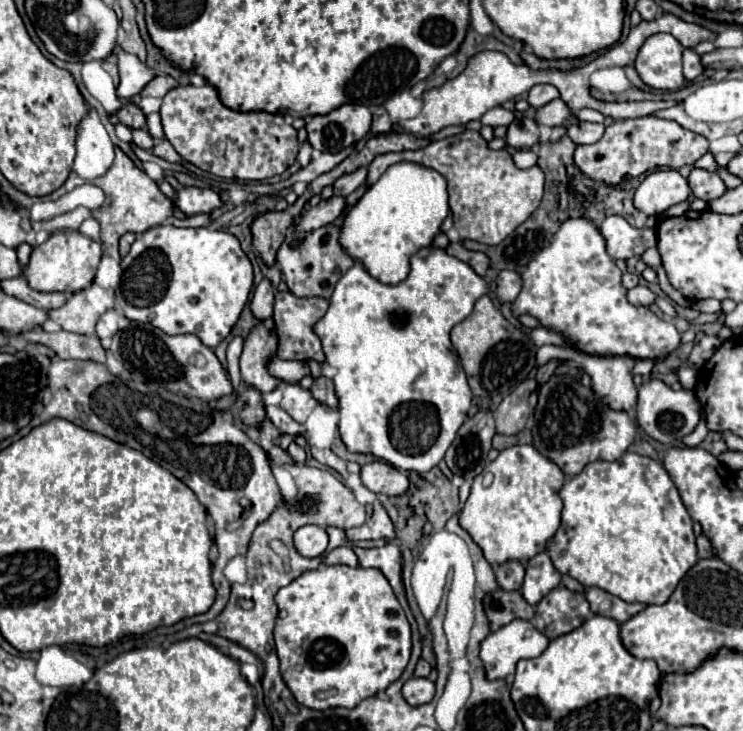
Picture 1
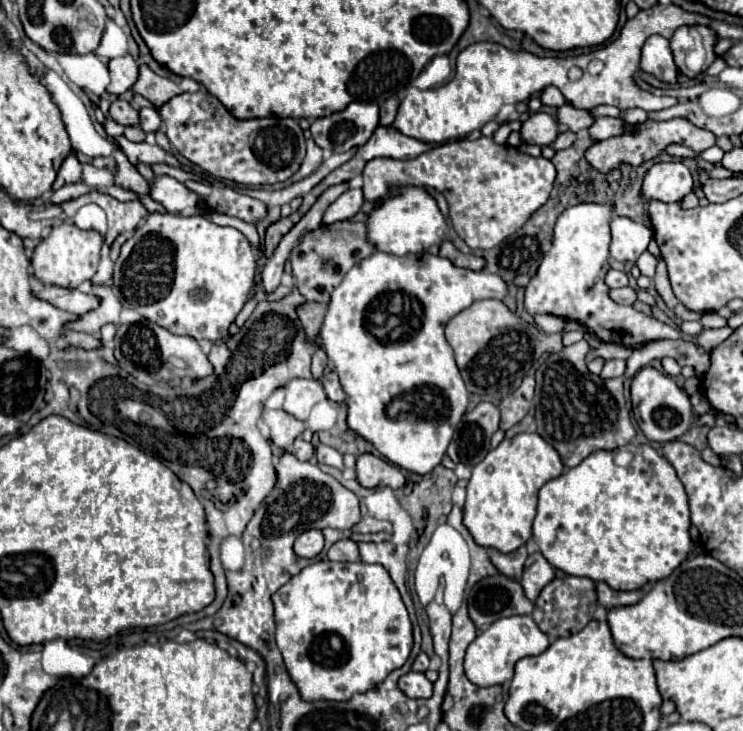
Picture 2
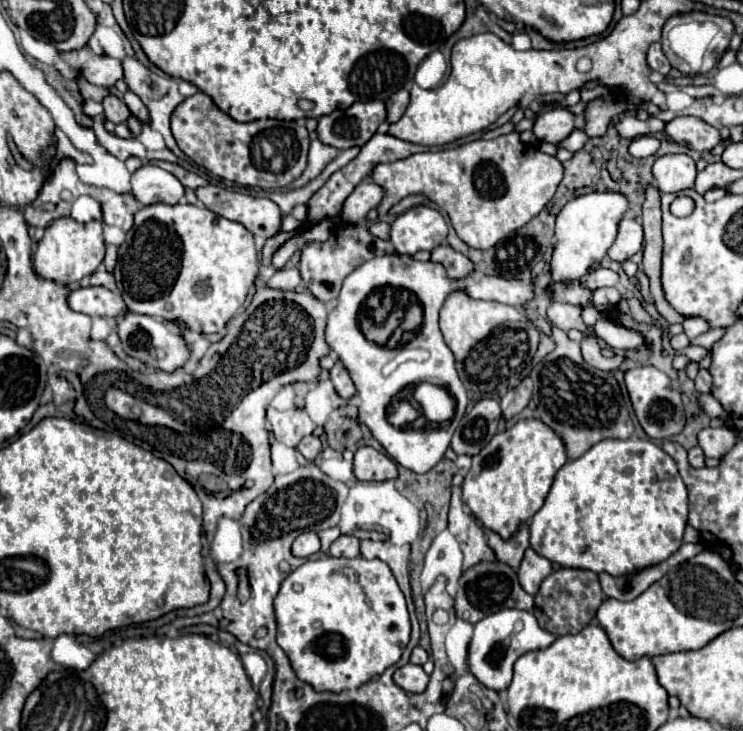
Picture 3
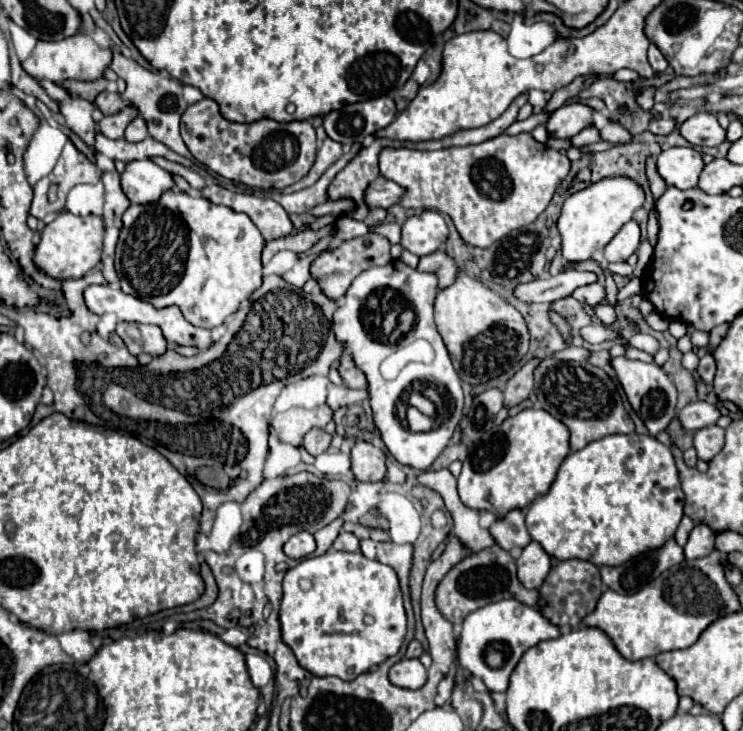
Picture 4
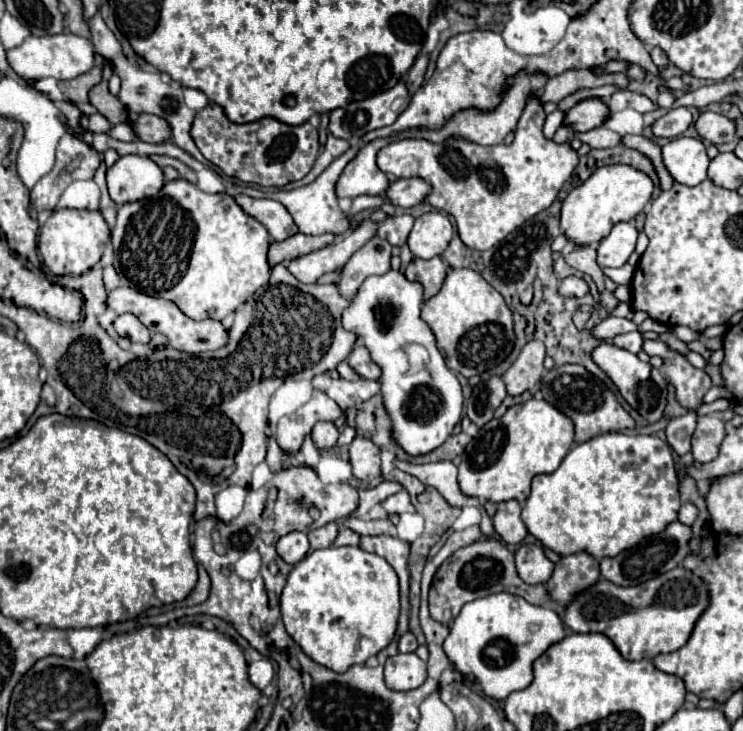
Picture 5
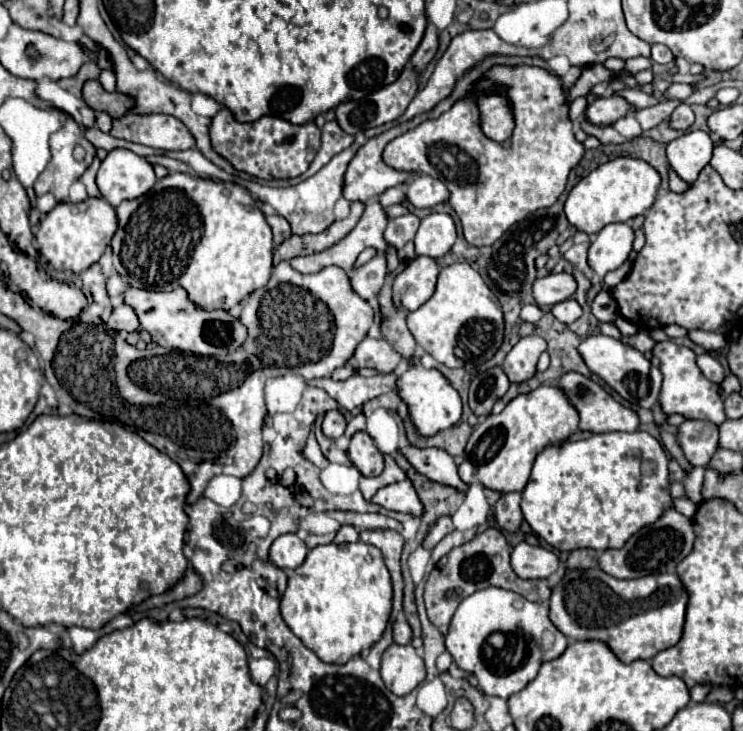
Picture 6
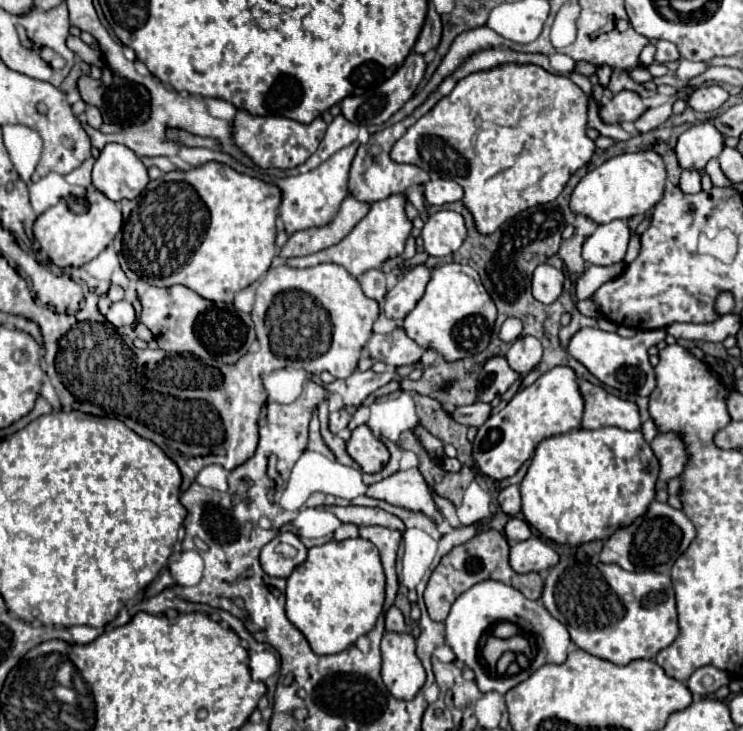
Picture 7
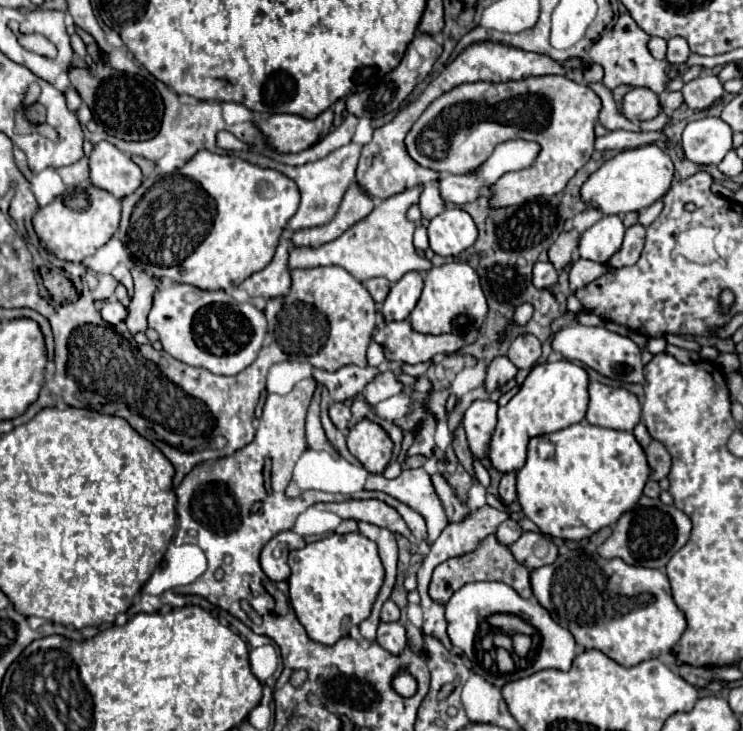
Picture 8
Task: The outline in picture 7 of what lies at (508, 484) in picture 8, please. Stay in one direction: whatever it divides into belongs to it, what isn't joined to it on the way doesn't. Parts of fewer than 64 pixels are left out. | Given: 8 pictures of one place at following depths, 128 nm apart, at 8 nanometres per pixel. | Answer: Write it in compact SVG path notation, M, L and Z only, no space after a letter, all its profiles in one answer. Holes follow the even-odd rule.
M510 484L510 486L506 486L502 492L500 492L500 496L498 496L498 504L500 504L500 508L508 514L508 516L514 516L514 514L518 514L520 512L520 490L518 490L518 486L516 484Z

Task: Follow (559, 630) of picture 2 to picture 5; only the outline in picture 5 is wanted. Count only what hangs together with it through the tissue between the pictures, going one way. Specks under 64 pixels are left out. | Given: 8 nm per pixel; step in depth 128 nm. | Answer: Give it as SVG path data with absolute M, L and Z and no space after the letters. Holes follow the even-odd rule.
M576 552L560 558L546 588L550 590L550 596L554 600L566 606L576 592L594 584L598 578L600 578L598 560L586 552Z

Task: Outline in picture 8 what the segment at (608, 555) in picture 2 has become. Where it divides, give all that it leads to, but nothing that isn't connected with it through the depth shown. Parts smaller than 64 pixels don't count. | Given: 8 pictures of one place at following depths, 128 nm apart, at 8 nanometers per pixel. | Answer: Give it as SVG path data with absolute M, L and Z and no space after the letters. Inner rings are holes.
M582 420L558 432L530 438L526 464L516 472L518 502L542 534L582 540L634 508L648 476L650 466L632 432L610 430Z

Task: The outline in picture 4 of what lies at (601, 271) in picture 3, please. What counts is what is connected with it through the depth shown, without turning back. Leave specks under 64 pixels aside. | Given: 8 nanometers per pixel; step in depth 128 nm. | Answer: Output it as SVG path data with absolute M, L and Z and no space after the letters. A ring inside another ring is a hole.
M568 270L558 276L540 278L528 284L520 284L514 294L524 302L554 302L564 296L570 296L578 286L586 286L590 282L596 282L596 274L592 272L578 272Z

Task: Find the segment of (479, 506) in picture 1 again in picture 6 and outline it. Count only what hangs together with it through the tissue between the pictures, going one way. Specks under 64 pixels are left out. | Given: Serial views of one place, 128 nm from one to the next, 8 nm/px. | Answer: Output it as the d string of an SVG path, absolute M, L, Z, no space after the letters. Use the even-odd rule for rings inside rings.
M542 384L528 394L516 396L500 414L490 414L486 422L474 428L458 474L466 484L480 482L498 492L522 492L536 456L546 446L568 440L576 430L578 412L568 396L556 384Z

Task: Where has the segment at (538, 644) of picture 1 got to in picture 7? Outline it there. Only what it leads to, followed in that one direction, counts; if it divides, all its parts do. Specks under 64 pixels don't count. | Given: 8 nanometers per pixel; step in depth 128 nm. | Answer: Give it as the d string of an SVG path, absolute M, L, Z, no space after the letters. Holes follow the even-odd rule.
M484 580L474 584L472 588L468 588L466 592L462 592L456 602L450 608L448 618L444 620L446 626L446 644L454 650L456 658L460 662L464 662L468 668L474 670L476 674L476 684L482 692L490 692L496 690L500 694L506 694L510 688L514 688L516 684L520 684L522 680L526 680L534 670L538 670L544 664L562 664L566 662L566 656L572 648L572 640L570 634L566 630L564 624L560 624L556 618L550 616L550 612L544 608L544 604L540 600L528 600L526 596L522 596L522 592L518 592L512 586L506 586L502 582L496 580ZM498 622L514 622L520 628L528 628L528 632L538 638L540 646L538 646L538 654L532 660L532 664L528 668L524 668L520 674L516 676L500 676L494 670L490 670L490 666L486 664L486 660L480 656L480 648L478 642L482 638L482 634Z

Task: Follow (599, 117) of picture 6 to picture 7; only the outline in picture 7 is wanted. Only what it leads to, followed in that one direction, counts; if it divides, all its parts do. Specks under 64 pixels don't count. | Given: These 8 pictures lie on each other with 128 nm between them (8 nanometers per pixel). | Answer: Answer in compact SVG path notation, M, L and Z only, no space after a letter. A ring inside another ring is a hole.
M622 90L606 106L600 108L604 122L634 122L646 112L646 104L640 94Z

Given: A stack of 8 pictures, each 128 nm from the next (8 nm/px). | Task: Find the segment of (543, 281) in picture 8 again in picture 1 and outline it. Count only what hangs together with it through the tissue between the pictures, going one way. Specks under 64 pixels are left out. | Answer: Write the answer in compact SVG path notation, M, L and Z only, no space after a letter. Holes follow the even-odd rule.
M636 286L626 292L626 300L634 306L650 306L654 302L654 298L656 298L654 292L646 286Z

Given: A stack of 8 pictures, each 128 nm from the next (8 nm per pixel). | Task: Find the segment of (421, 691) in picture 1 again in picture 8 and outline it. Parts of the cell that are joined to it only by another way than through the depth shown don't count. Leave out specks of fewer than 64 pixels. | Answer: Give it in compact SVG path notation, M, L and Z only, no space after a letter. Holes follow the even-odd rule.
M380 622L376 638L378 644L392 654L398 654L406 648L406 630L400 622ZM400 672L396 678L394 678L394 690L400 694L400 696L412 696L416 692L416 680L408 674L408 672Z

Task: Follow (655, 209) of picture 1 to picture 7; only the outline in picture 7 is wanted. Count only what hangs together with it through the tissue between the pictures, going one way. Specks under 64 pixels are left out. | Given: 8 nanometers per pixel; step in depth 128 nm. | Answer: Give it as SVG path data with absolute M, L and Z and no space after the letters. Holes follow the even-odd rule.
M712 122L690 126L676 144L676 156L684 170L702 170L708 160L718 158L724 148L724 136Z

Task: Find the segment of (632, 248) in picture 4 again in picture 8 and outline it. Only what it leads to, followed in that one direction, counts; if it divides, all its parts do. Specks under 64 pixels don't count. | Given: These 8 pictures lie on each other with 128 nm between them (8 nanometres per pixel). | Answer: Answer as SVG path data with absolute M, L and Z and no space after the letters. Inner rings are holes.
M602 216L594 226L590 226L578 242L578 252L586 260L604 264L622 246L624 224L620 216Z

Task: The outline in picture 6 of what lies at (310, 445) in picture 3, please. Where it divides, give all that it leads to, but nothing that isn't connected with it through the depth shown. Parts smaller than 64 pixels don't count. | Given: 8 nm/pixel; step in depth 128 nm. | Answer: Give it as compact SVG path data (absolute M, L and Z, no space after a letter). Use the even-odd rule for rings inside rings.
M330 410L322 422L322 432L328 436L328 438L340 438L346 430L346 418L342 412L338 410Z

